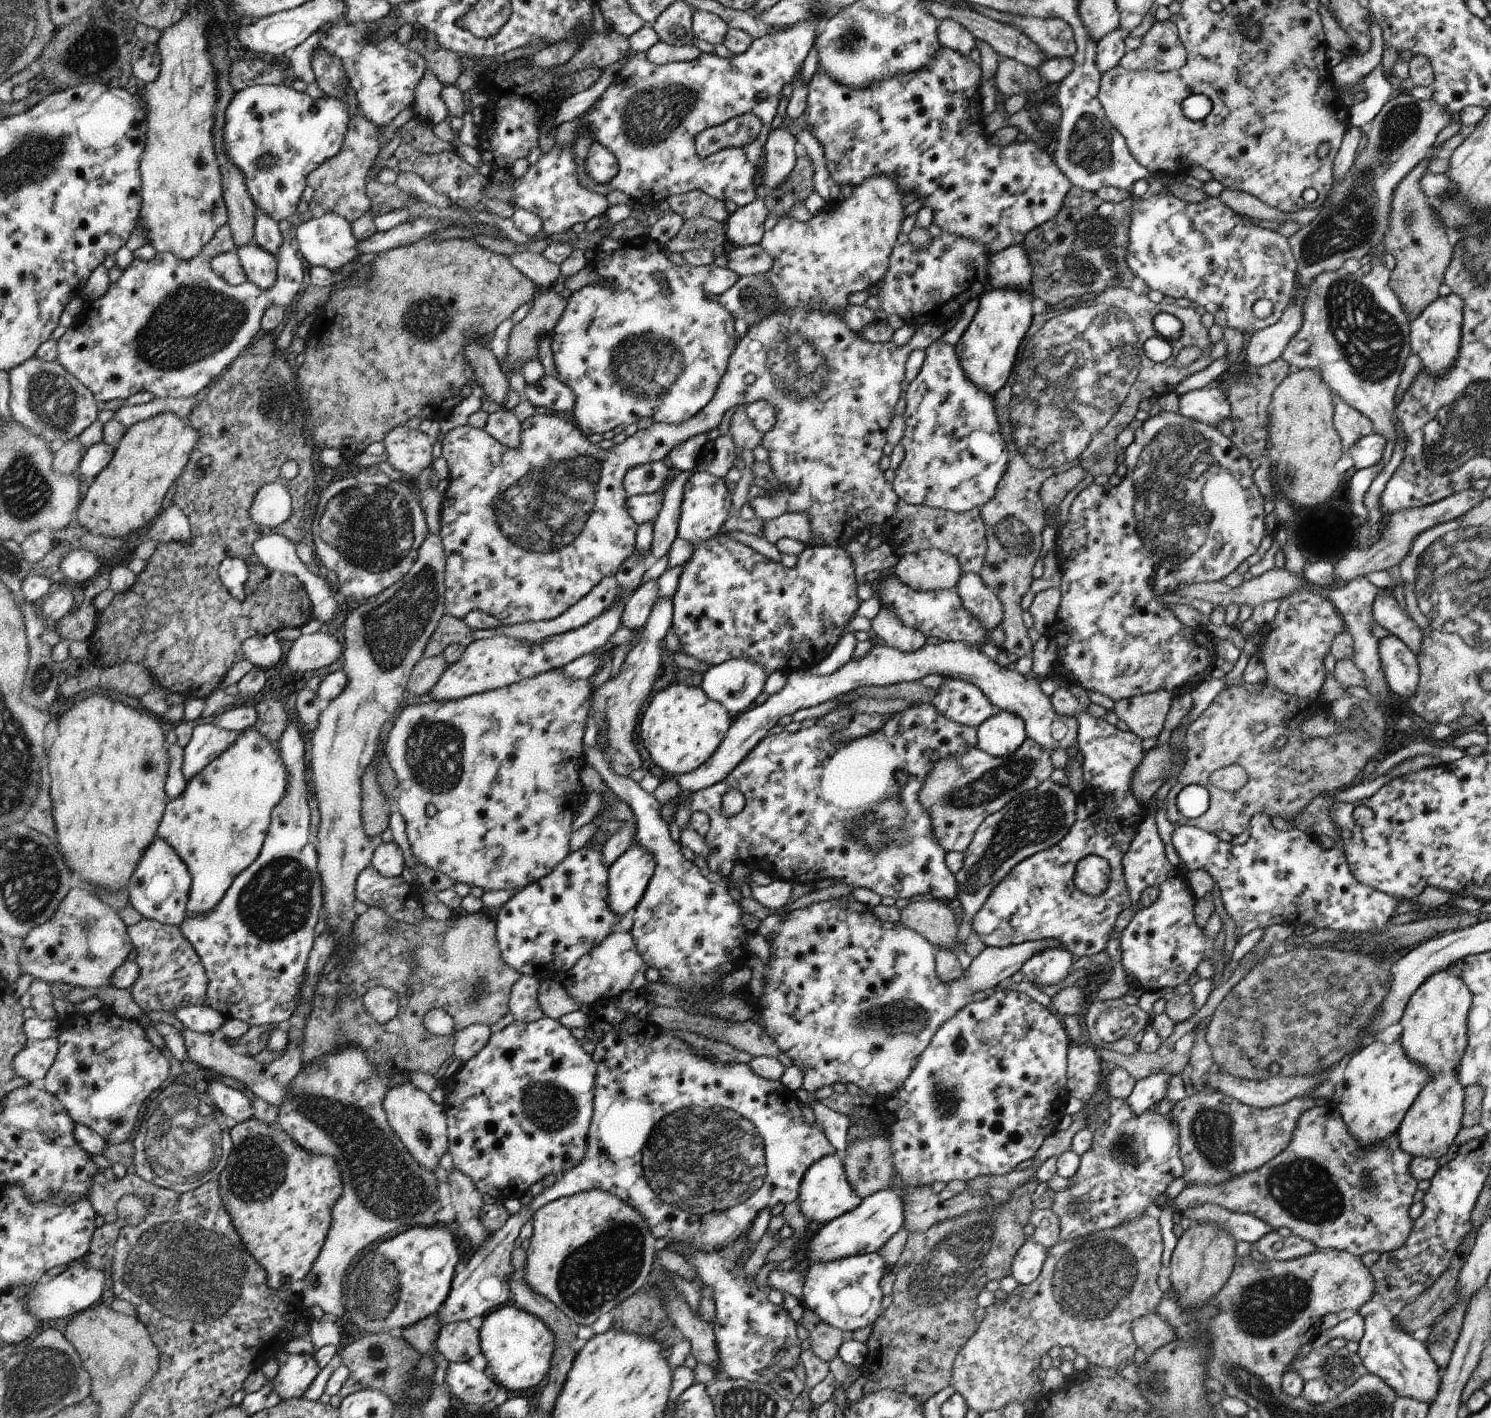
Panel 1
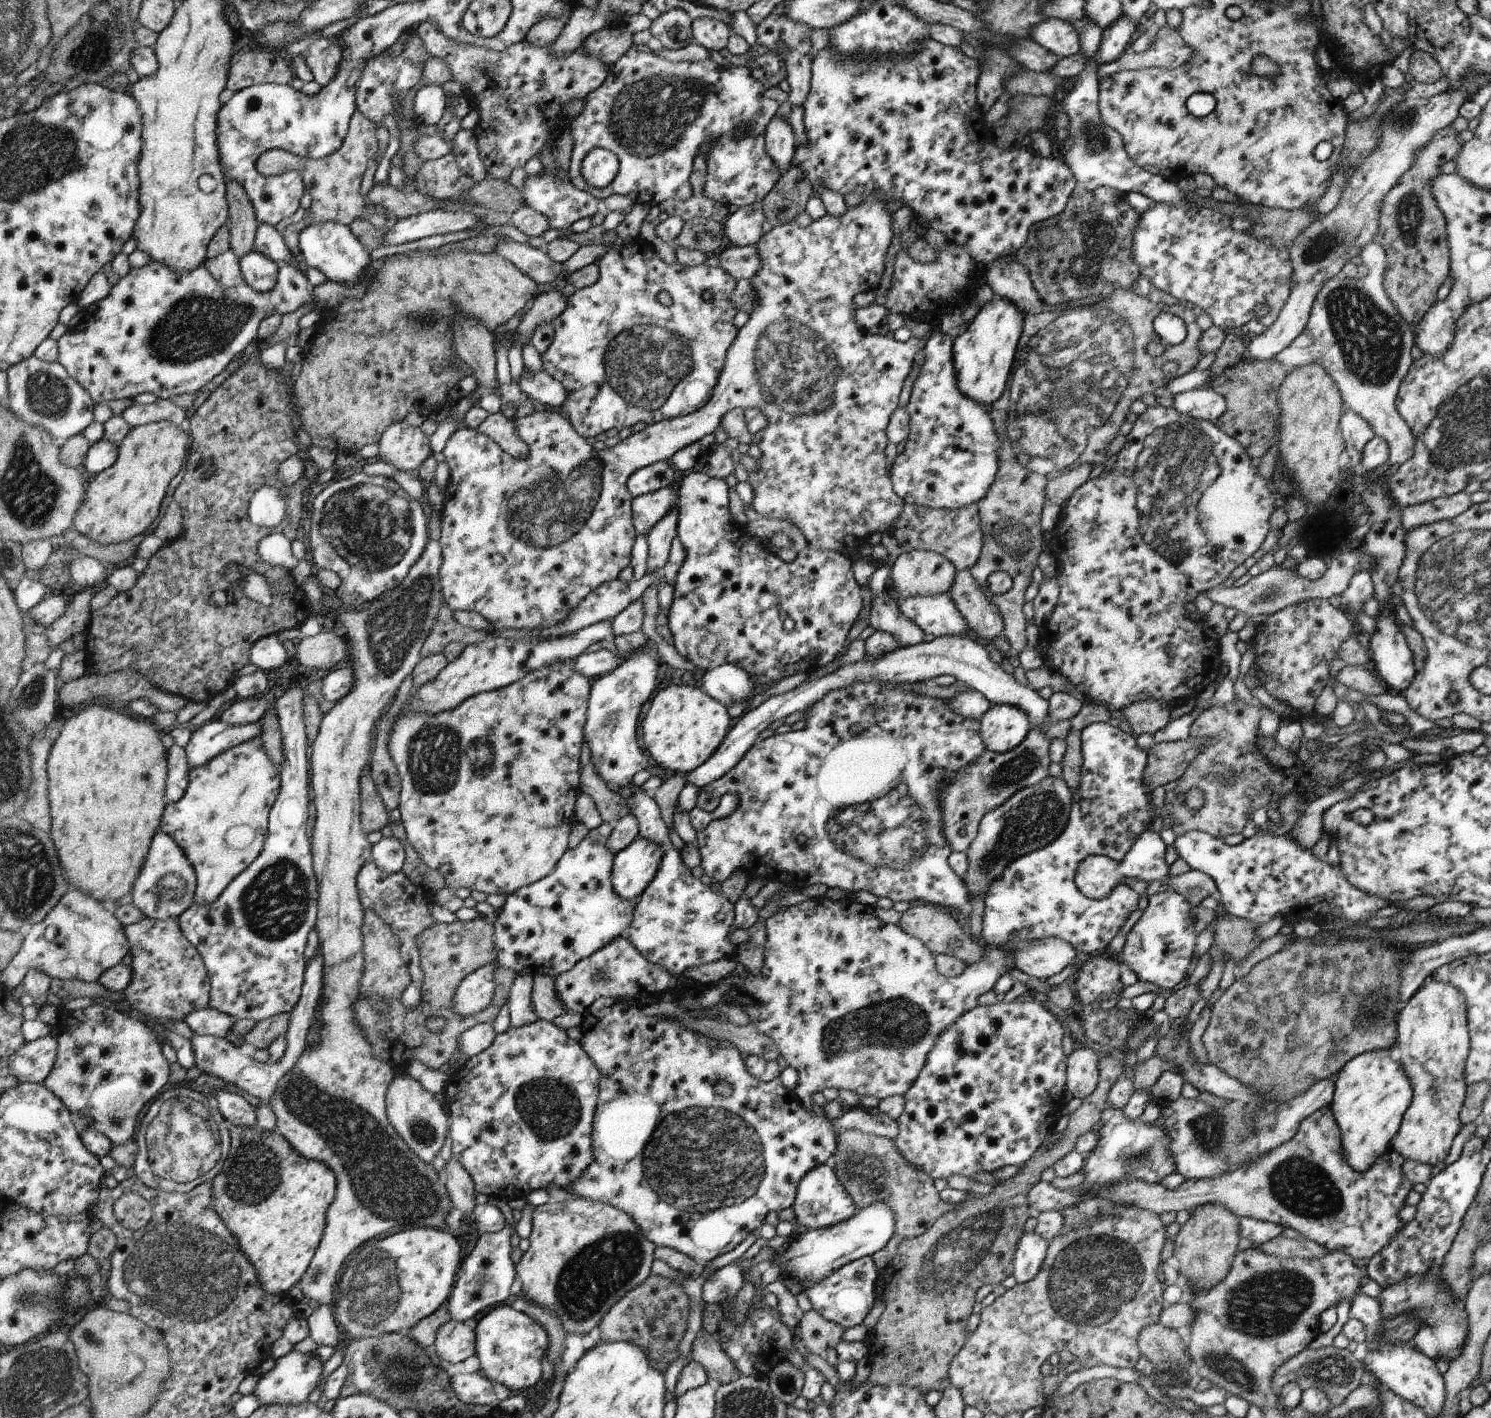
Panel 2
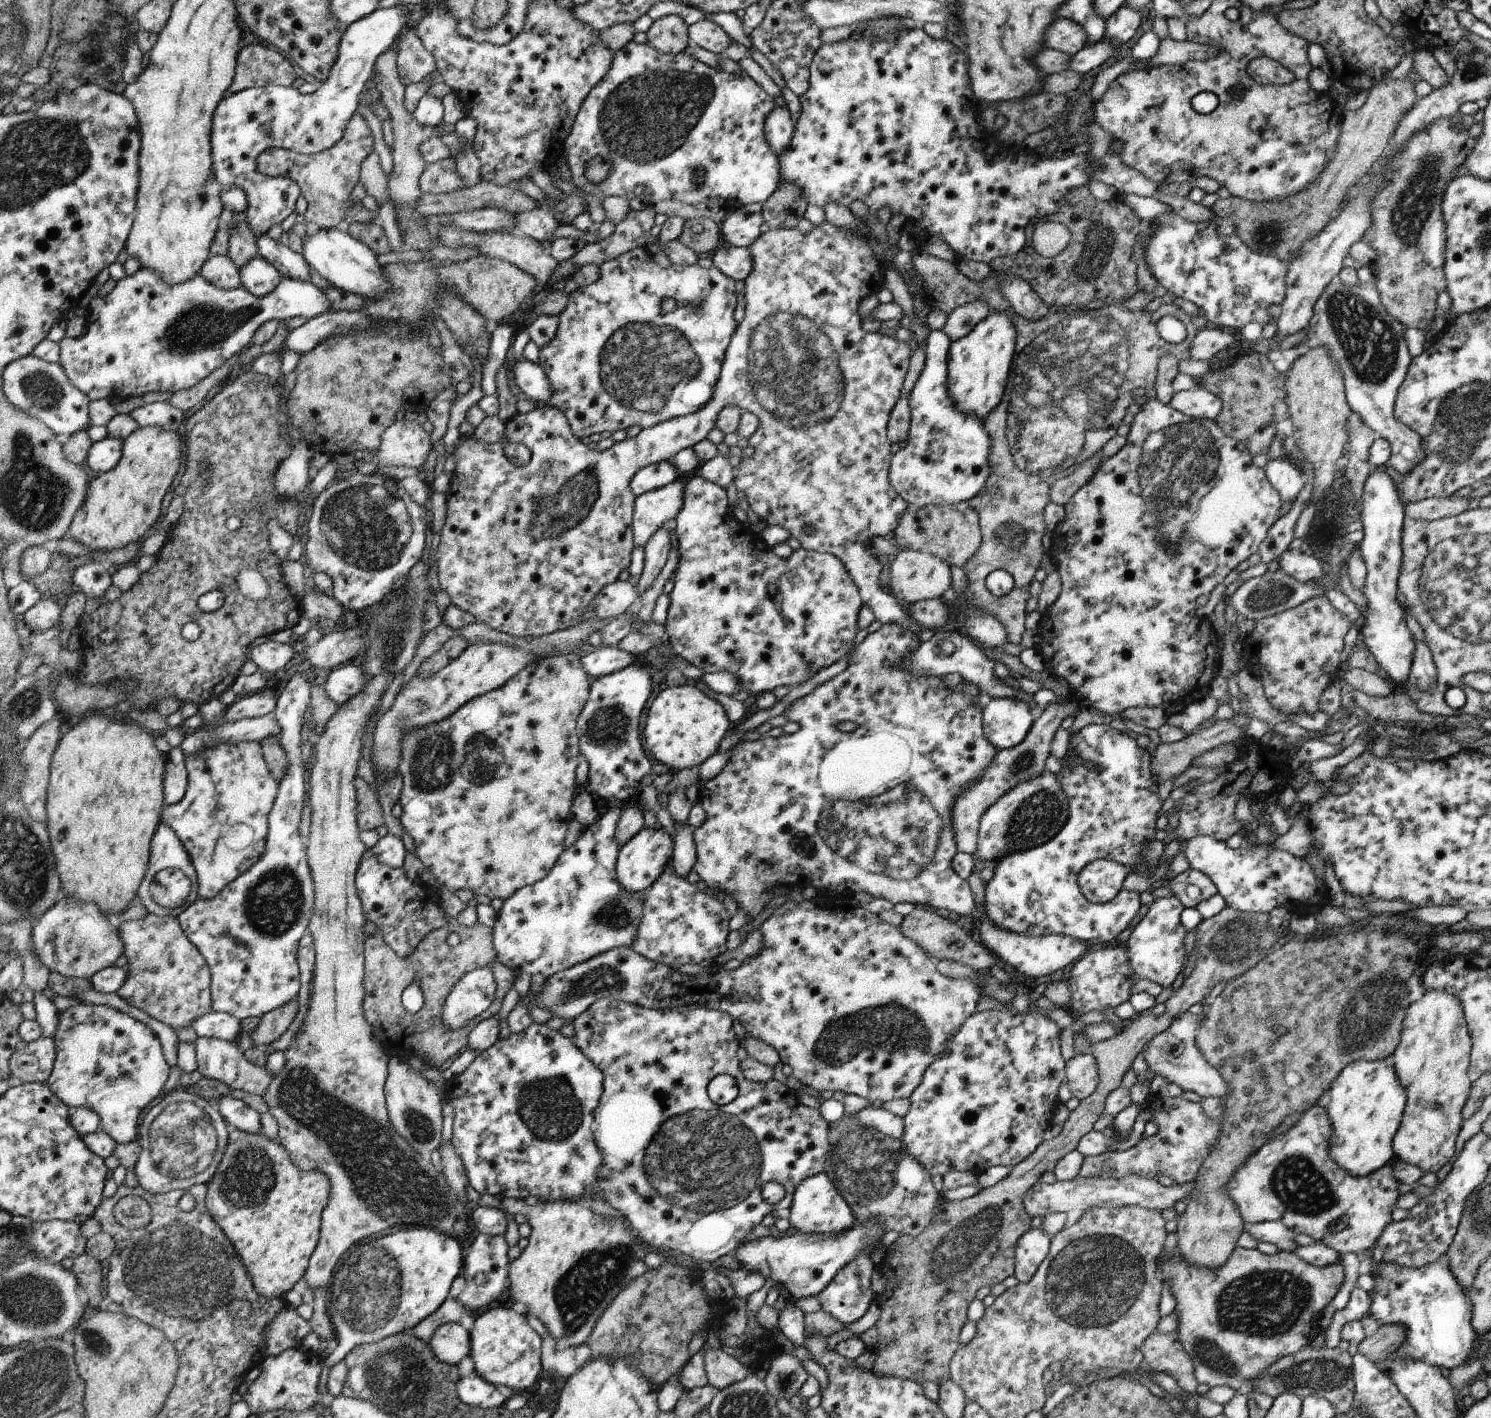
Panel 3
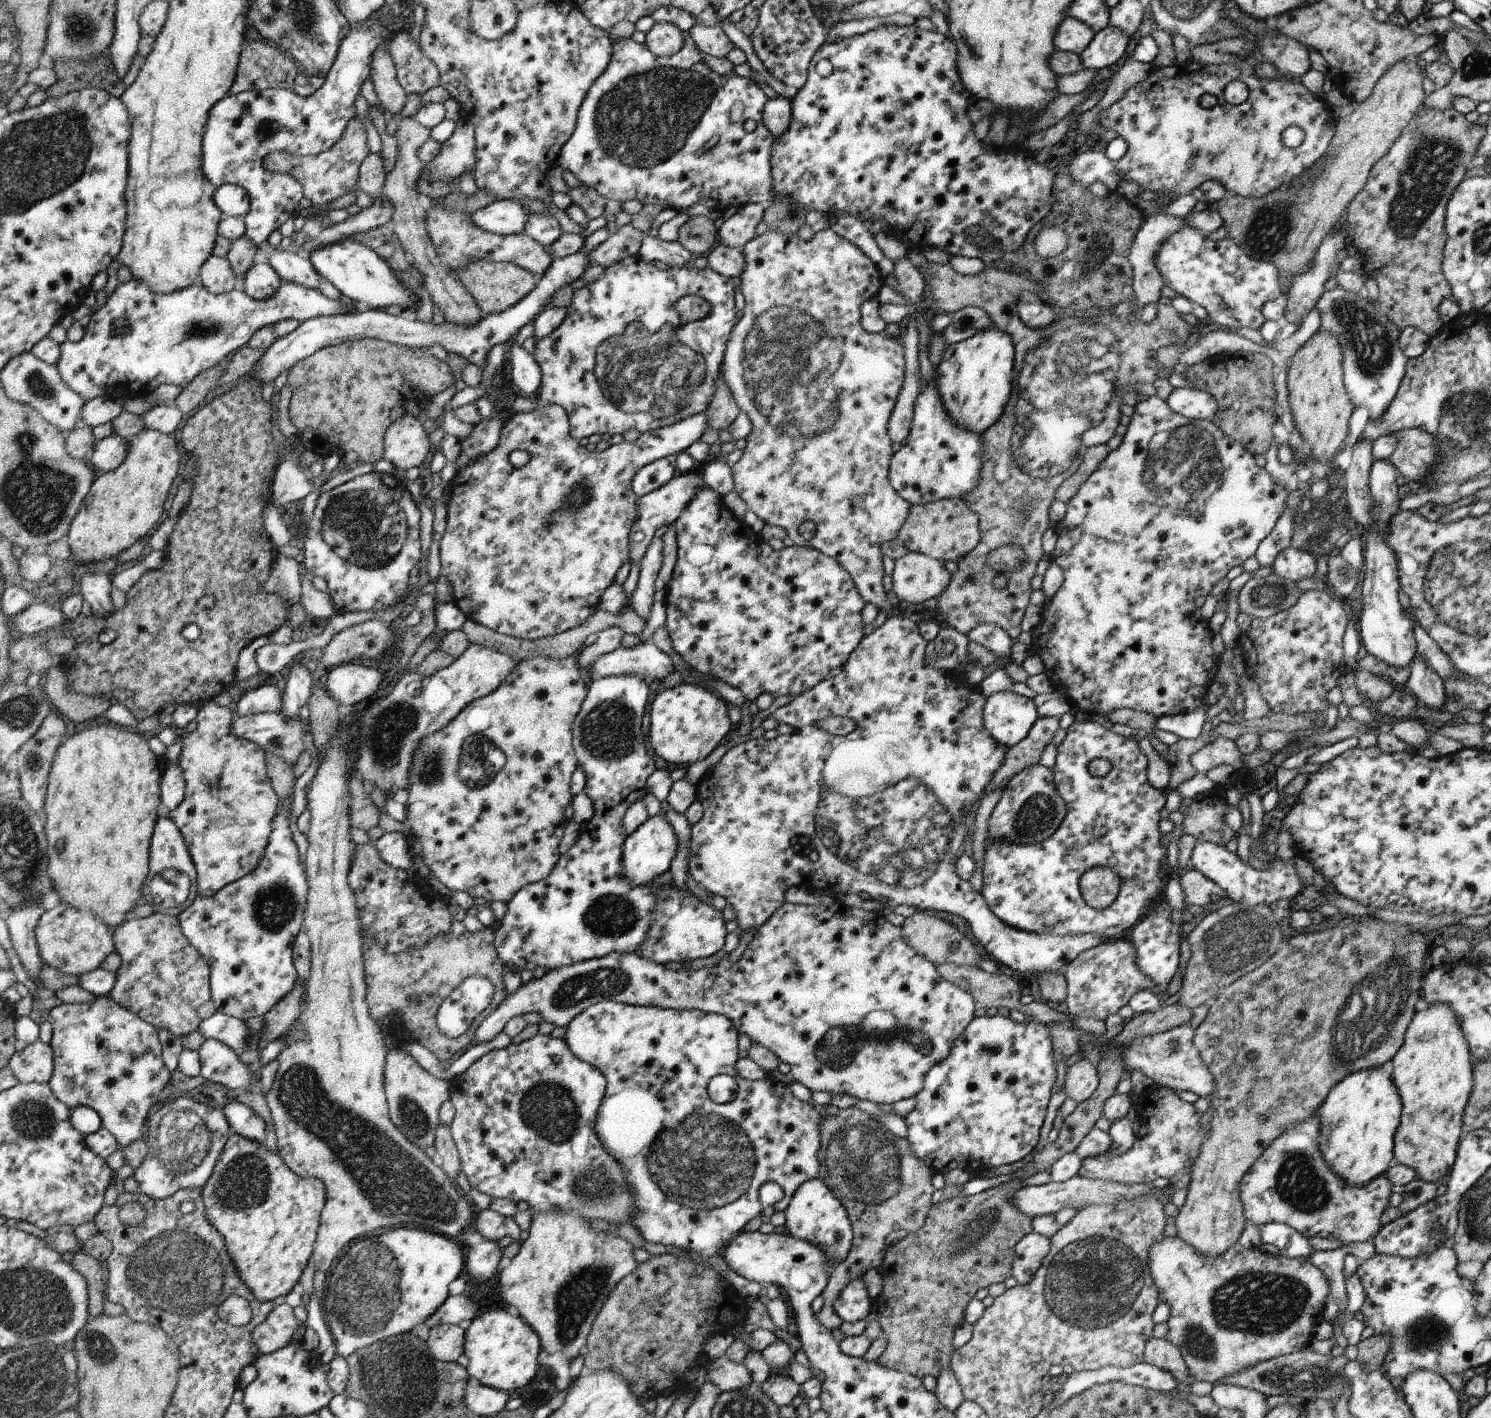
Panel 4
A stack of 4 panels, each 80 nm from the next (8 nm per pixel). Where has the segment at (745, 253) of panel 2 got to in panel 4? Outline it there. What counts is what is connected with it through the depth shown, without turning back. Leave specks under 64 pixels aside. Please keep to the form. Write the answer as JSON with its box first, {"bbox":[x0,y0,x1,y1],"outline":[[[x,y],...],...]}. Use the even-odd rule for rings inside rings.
{"bbox":[707,242,745,278],"outline":[[[719,242],[707,255],[708,266],[726,278],[738,277],[745,270],[745,255],[741,249]]]}

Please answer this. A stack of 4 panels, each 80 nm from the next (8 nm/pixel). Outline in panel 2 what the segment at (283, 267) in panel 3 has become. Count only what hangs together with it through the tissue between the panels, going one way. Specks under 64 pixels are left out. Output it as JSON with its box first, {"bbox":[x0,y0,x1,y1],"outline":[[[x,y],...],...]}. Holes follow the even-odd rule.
{"bbox":[255,225,300,266],"outline":[[[260,225],[255,234],[255,250],[278,264],[297,266],[300,257],[291,254],[282,238],[282,231],[270,225]]]}

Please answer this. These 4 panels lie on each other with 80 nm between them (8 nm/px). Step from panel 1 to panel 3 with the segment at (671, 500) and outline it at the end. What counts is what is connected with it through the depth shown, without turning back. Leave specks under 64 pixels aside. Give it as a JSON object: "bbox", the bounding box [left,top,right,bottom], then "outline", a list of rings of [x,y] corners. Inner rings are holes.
{"bbox":[637,526,671,597],"outline":[[[666,526],[660,527],[645,544],[643,571],[637,584],[637,591],[641,597],[656,580],[660,571],[665,567],[671,546],[670,530]]]}

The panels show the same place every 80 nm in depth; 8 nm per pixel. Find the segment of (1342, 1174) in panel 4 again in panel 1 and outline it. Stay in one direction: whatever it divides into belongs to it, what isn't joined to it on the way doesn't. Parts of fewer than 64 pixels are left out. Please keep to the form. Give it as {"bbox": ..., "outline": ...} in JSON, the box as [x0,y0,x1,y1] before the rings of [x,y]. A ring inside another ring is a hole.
{"bbox":[1332,1040,1430,1147],"outline":[[[1376,1040],[1349,1059],[1344,1077],[1335,1085],[1332,1101],[1359,1146],[1372,1147],[1396,1134],[1406,1111],[1430,1077],[1427,1069],[1407,1057],[1399,1040],[1391,1045]]]}

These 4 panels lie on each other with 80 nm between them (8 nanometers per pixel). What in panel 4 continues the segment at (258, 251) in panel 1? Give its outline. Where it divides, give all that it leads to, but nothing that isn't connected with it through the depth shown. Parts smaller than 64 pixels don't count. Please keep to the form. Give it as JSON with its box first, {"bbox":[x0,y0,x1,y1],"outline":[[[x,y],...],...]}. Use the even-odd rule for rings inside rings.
{"bbox":[244,264,280,301],"outline":[[[270,264],[254,265],[244,277],[244,290],[250,298],[266,301],[280,289],[279,274]]]}

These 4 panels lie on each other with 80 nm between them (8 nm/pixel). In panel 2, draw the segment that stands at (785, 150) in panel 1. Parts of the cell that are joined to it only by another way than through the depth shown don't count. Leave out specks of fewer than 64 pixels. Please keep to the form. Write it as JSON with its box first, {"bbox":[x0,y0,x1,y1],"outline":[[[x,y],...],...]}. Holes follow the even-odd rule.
{"bbox":[764,113,797,174],"outline":[[[778,113],[769,122],[764,134],[769,155],[781,174],[791,170],[791,160],[797,145],[794,139],[794,130],[788,121]]]}

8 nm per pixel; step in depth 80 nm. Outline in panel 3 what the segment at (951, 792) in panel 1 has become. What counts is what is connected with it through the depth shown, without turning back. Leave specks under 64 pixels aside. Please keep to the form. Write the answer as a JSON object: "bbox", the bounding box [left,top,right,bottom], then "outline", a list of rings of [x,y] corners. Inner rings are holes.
{"bbox":[951,695,1082,854],"outline":[[[1069,695],[1069,698],[1070,702],[1060,703],[1057,701],[1037,714],[1026,738],[1018,746],[999,749],[994,760],[986,767],[975,784],[972,787],[967,787],[956,799],[951,815],[953,816],[953,830],[957,840],[957,849],[960,852],[975,854],[981,816],[990,805],[993,805],[1003,794],[1012,790],[1019,782],[1030,780],[1046,770],[1045,762],[1051,754],[1051,744],[1056,738],[1056,731],[1067,716],[1074,717],[1082,706],[1074,697]]]}

